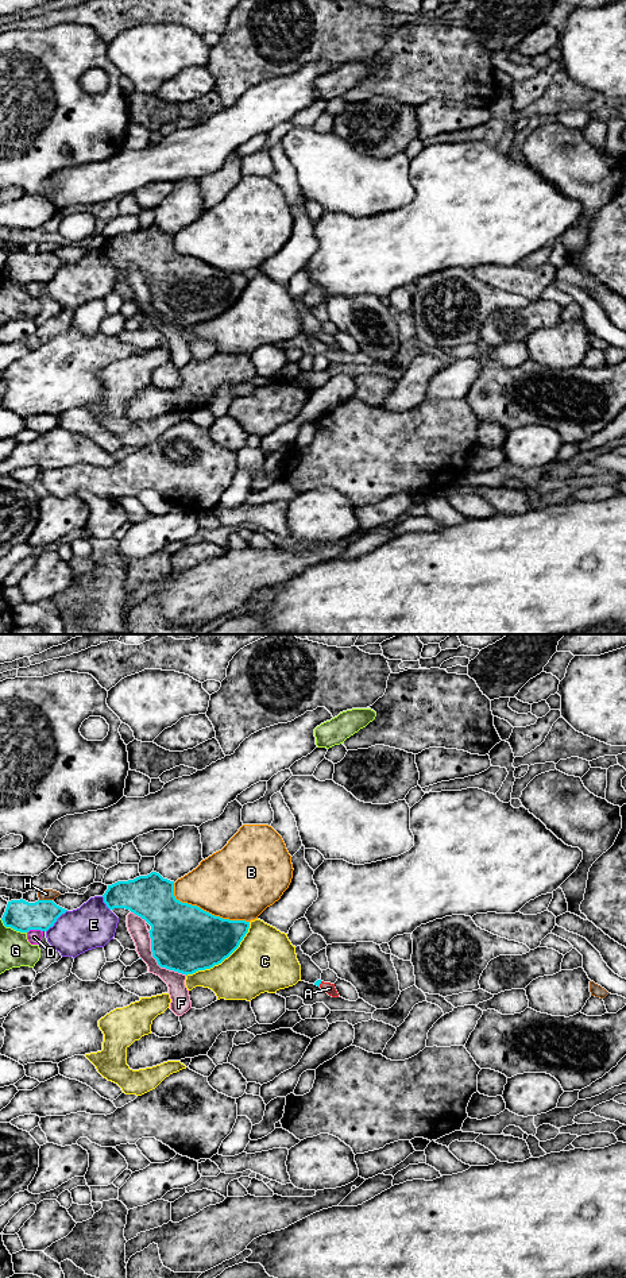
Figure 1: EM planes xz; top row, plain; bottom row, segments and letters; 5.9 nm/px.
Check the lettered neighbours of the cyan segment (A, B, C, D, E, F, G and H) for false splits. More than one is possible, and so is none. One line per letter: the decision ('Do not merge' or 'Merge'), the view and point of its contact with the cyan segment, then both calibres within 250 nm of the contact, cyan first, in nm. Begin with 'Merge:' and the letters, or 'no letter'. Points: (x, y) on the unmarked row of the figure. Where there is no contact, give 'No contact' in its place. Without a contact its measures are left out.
Merge: A
A: Merge. Touches cyan at xz (320, 335). Thickness 40 nm (cyan) against 70 nm
B: Do not merge. Touches cyan at xz (205, 263). Thickness 400 nm (cyan) against 440 nm
C: Do not merge. Touches cyan at xz (224, 311). Thickness 380 nm (cyan) against 360 nm
D: Do not merge. Touches cyan at xz (34, 281). Thickness 190 nm (cyan) against 90 nm
E: Do not merge. Touches cyan at xz (55, 273). Thickness 190 nm (cyan) against 280 nm
F: Do not merge. Touches cyan at xz (157, 313). Thickness 400 nm (cyan) against 120 nm
G: Do not merge. Touches cyan at xz (12, 280). Thickness 190 nm (cyan) against 190 nm
H: Do not merge. Touches cyan at xz (46, 253). Thickness 190 nm (cyan) against 60 nm

